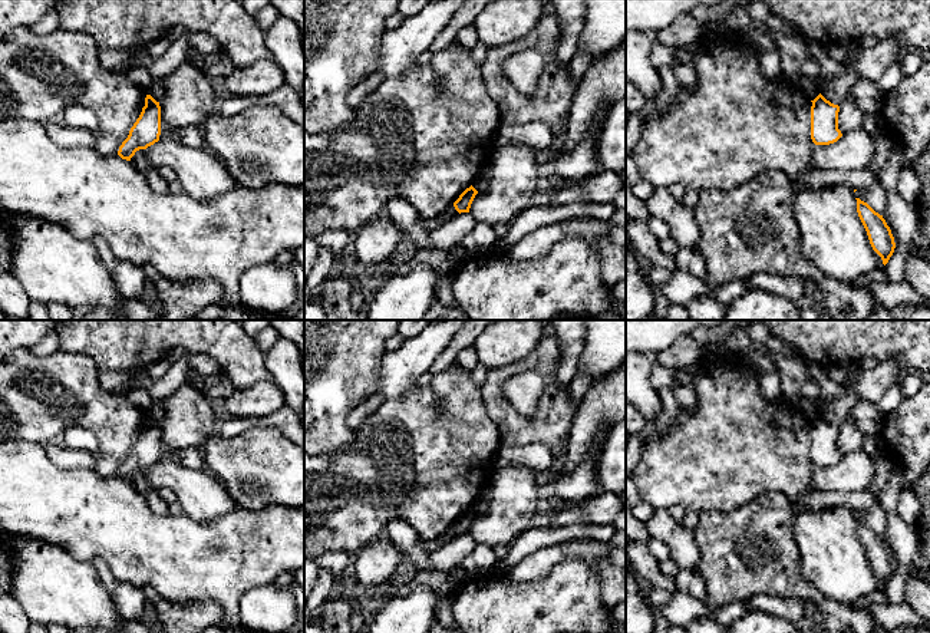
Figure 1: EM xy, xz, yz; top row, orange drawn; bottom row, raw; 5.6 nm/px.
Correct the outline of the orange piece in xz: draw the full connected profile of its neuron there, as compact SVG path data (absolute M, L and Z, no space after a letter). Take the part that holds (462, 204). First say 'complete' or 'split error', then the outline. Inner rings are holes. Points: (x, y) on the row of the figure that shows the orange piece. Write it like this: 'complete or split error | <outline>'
complete | M471 185L469 188L466 188L459 198L454 202L455 210L461 214L461 212L469 212L471 204L475 198L475 195L478 194L478 191Z

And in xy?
complete | M151 95L145 98L145 106L128 138L119 146L118 155L122 159L131 161L139 149L146 149L159 141L161 135L161 106Z

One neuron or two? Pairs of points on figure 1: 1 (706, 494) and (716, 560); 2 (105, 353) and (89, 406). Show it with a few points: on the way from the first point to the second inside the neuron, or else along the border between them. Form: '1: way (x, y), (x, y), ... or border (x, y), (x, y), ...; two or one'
1: border (742, 504), (729, 511), (699, 513); two
2: border (69, 353), (86, 353), (99, 369); two

